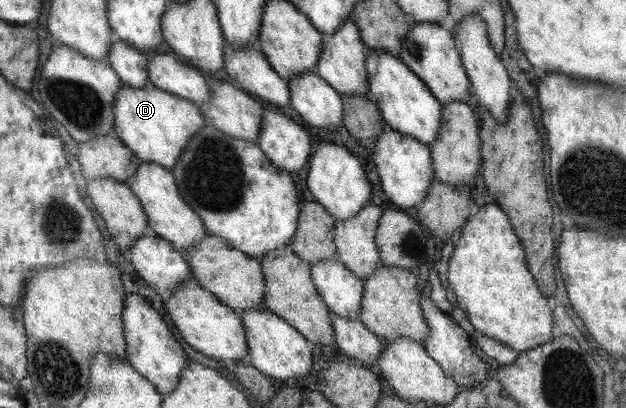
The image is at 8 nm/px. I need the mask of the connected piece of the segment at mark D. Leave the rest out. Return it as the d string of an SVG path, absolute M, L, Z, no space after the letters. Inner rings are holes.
M147 83L143 88L121 87L115 97L114 103L114 125L112 135L118 137L121 143L126 145L133 152L133 155L141 162L153 162L167 168L175 166L179 156L183 153L183 148L189 142L189 138L206 125L202 113L197 105L192 104L190 100L181 98L156 88L153 84Z

